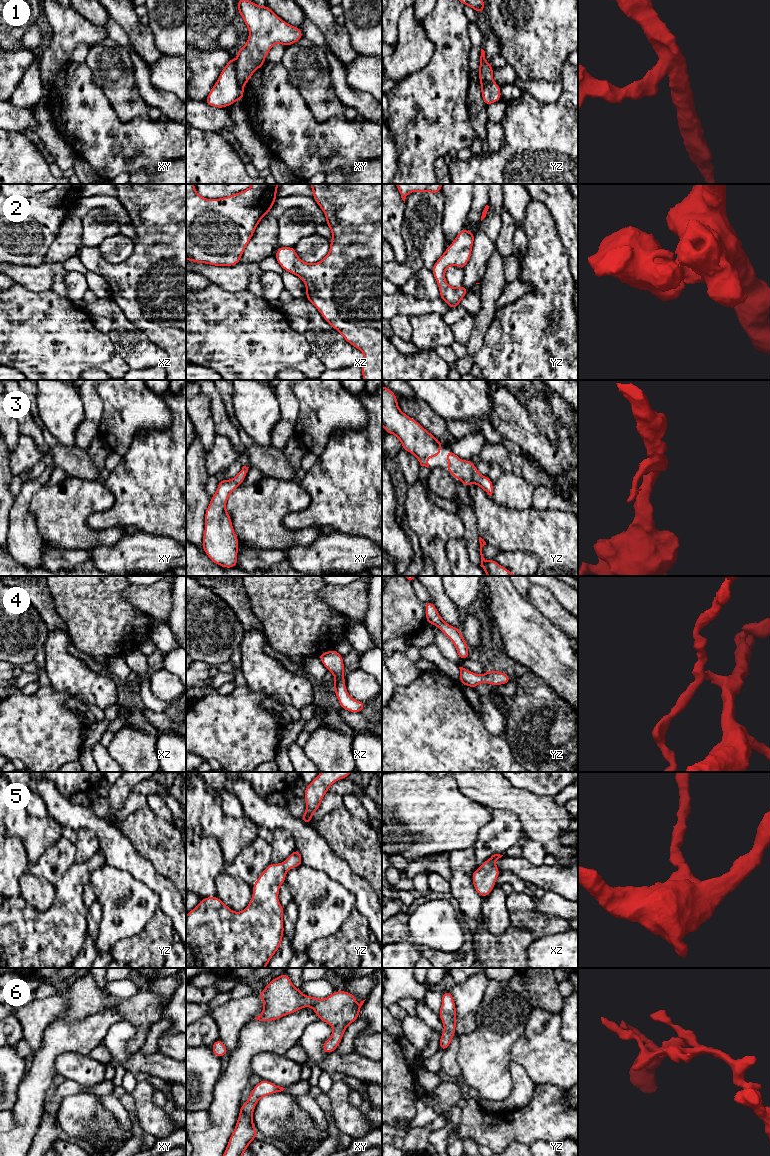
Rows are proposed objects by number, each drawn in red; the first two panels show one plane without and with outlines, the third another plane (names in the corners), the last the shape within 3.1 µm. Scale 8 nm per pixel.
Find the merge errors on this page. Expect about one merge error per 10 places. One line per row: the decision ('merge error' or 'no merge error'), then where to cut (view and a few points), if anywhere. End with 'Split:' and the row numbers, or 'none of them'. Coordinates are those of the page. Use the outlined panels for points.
1: merge error; cut in xy along (236, 61), (236, 78), (242, 89)
2: no merge error; no cut
3: no merge error; no cut
4: no merge error; no cut
5: no merge error; no cut
6: no merge error; no cut
Split: 1

